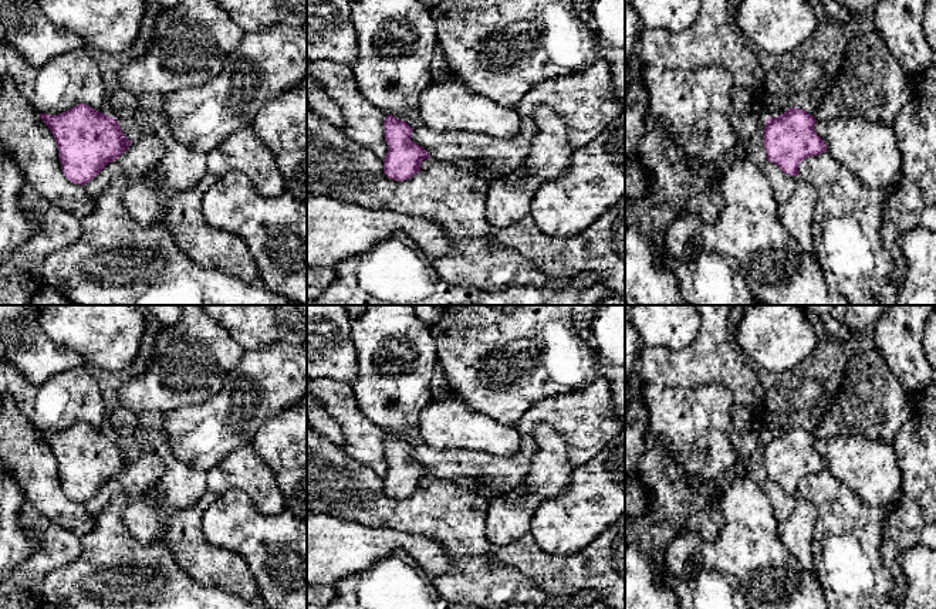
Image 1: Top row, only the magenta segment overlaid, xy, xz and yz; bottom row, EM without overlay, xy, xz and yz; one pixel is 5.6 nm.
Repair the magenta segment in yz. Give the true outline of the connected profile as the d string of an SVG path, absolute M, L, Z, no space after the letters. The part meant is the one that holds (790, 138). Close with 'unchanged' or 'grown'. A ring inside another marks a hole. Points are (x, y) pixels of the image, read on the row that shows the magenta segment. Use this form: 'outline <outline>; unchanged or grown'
outline M788 108L784 114L767 118L763 129L763 145L767 160L785 175L798 176L800 163L827 152L825 142L817 135L815 119L800 108Z; unchanged

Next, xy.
outline M78 104L58 115L38 115L48 126L57 142L58 159L64 176L74 185L84 186L88 183L108 163L116 160L132 145L132 142L122 133L118 121L115 121L112 116L95 111L85 104Z; unchanged

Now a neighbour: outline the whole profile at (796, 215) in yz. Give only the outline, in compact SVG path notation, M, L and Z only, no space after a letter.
M797 176L793 196L778 204L778 220L812 258L815 258L812 243L812 216L815 206L817 193L814 187L800 176Z

